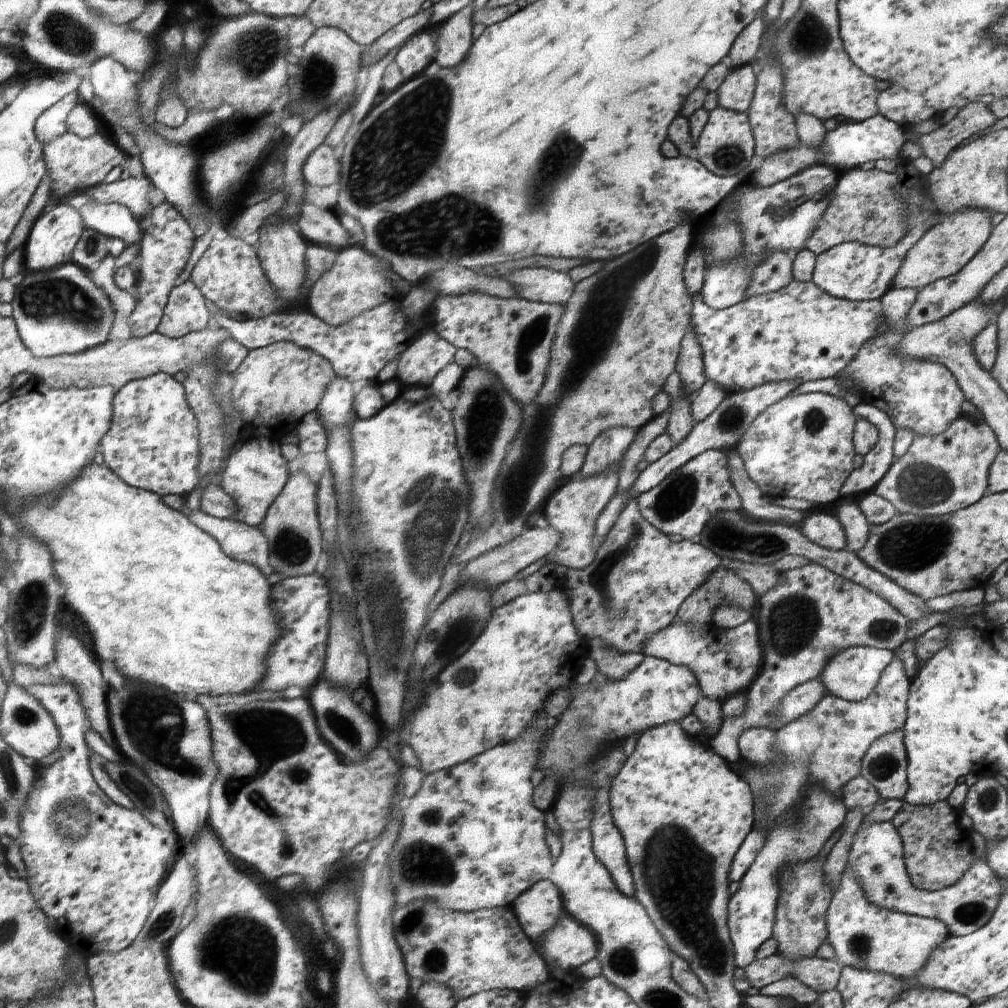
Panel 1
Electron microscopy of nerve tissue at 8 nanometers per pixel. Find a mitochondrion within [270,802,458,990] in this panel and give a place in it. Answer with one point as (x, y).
(421, 864)

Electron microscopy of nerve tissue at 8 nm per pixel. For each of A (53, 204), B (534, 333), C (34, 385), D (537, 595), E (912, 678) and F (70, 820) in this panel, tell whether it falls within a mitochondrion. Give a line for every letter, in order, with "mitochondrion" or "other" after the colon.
A: other
B: mitochondrion
C: other
D: other
E: other
F: mitochondrion

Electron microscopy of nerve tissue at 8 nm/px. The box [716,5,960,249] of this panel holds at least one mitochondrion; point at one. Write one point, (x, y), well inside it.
(811, 38)

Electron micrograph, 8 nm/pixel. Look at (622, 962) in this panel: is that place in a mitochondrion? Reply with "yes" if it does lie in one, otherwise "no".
yes

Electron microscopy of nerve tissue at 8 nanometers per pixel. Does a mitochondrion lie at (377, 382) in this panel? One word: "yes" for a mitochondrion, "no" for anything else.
no

